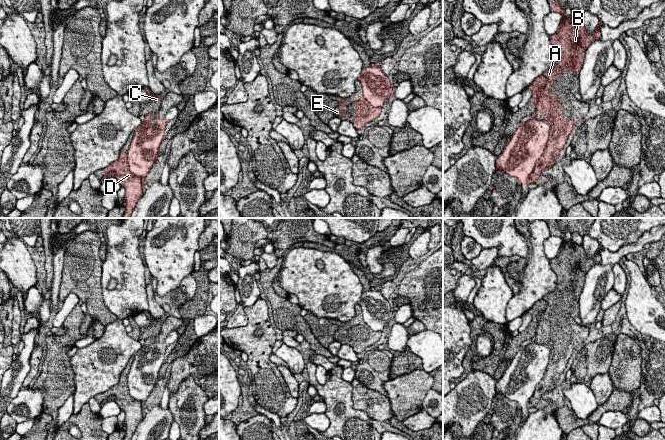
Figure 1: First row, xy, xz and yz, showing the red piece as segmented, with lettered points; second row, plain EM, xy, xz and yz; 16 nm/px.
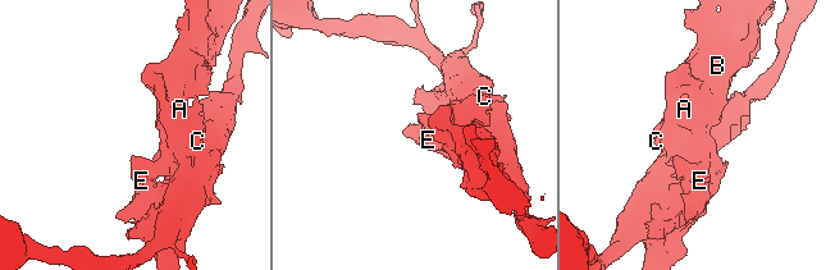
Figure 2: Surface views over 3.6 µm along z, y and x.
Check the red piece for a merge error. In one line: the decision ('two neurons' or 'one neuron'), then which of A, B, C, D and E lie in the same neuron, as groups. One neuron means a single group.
two neurons; A B D E / C

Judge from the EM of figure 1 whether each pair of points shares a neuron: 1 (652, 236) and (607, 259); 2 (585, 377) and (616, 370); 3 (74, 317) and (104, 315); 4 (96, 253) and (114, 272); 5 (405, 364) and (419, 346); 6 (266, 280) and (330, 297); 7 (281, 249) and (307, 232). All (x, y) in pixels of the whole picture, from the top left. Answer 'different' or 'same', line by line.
1: same
2: different
3: different
4: different
5: different
6: different
7: same

